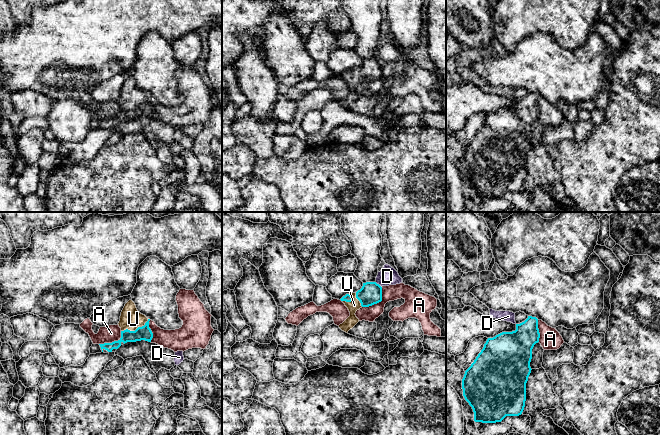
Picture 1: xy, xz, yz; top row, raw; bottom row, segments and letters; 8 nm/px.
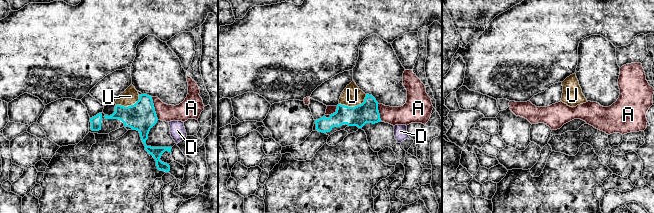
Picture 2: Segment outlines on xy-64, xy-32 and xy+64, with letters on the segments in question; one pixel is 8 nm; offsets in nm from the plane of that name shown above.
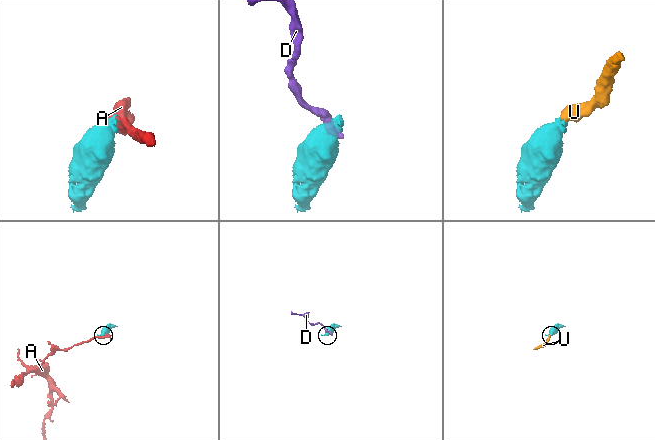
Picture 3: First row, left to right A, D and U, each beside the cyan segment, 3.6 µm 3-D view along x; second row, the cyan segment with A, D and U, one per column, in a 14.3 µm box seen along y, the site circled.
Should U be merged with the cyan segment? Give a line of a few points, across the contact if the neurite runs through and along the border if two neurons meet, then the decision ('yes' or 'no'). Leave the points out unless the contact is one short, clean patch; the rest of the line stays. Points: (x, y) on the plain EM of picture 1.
xy (141, 109), (136, 105), (131, 95) | yes

